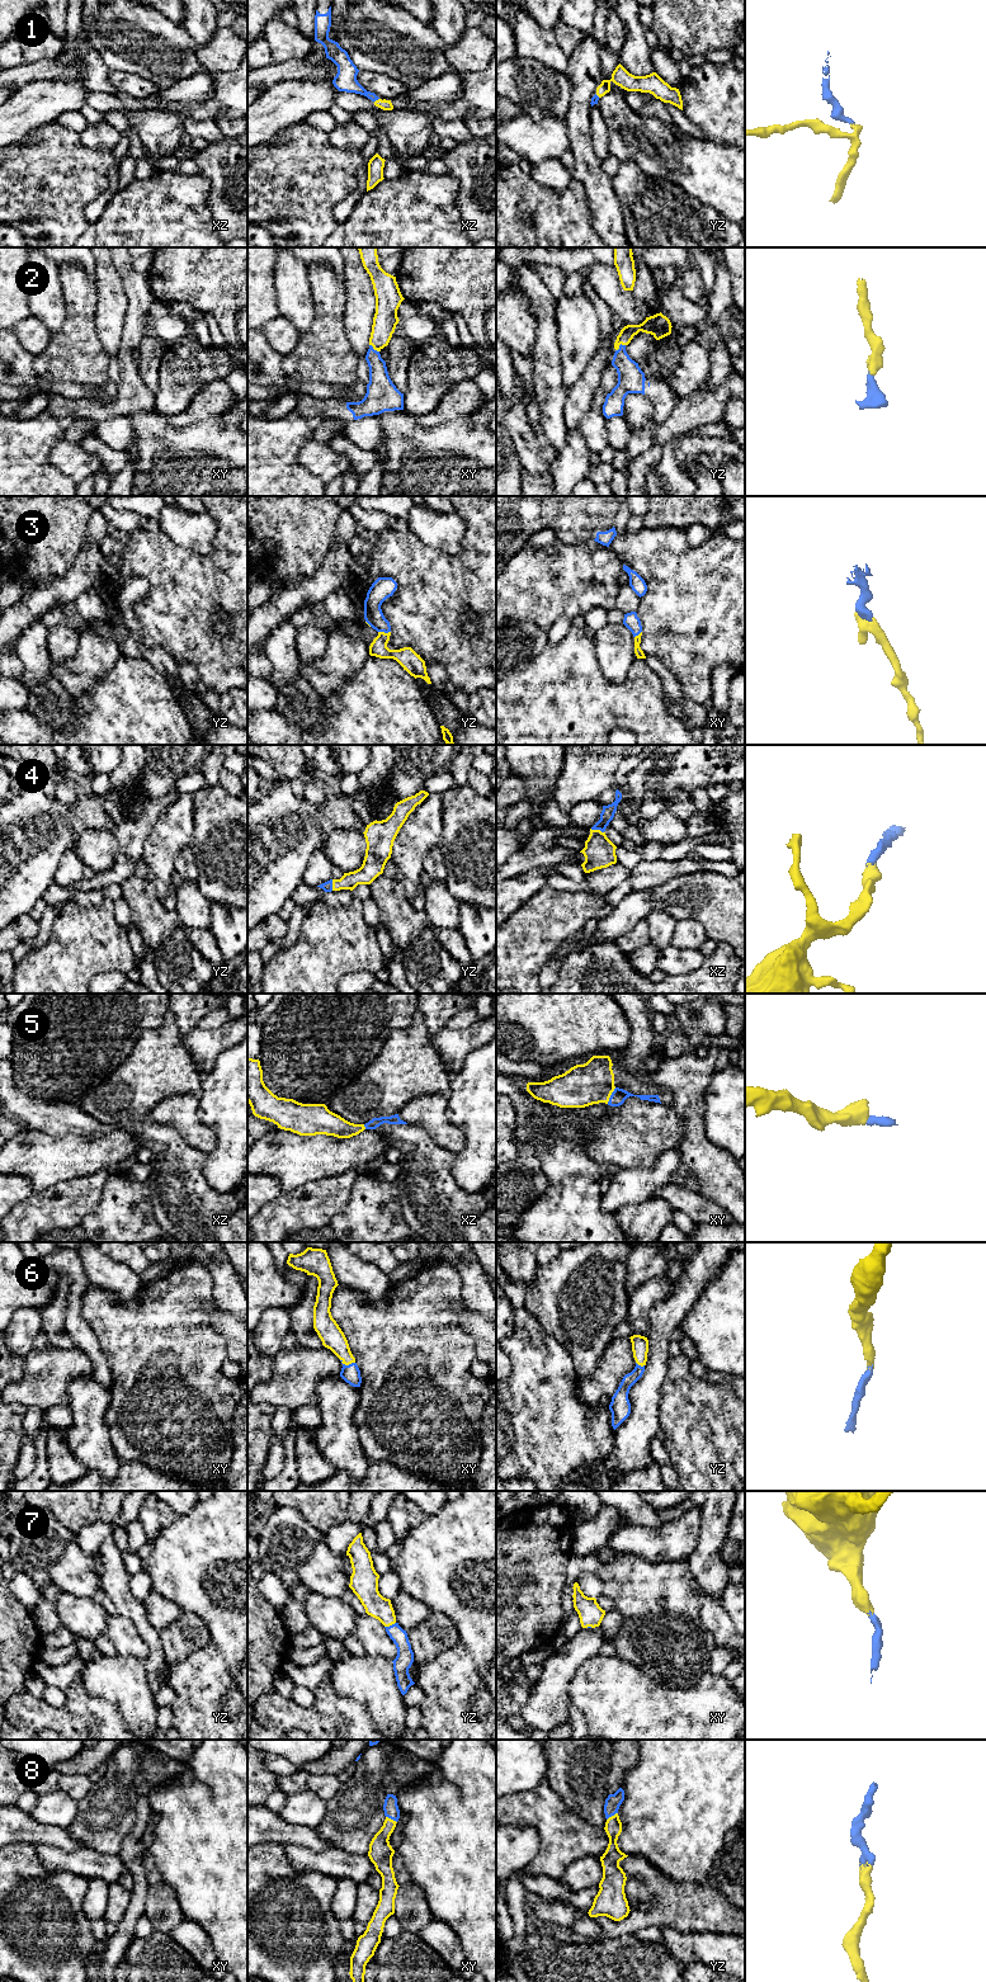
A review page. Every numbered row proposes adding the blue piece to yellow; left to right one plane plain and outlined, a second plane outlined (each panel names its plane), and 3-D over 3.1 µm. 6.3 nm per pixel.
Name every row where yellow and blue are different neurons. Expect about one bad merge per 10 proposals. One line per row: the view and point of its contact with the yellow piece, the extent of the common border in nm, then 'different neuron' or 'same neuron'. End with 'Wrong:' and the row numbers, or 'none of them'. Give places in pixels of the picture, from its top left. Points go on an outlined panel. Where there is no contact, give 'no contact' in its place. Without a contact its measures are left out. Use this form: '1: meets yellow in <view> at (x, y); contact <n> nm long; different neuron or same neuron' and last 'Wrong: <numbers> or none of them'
1: meets yellow in xz at (376, 100); contact 40 nm long; same neuron
2: meets yellow in yz at (619, 344); contact 80 nm long; same neuron
3: meets yellow in yz at (383, 632); contact 80 nm long; same neuron
4: meets yellow in xz at (597, 830); contact 90 nm long; same neuron
5: meets yellow in xy at (611, 1094); contact 120 nm long; same neuron
6: meets yellow in xy at (347, 1364); contact 100 nm long; same neuron
7: meets yellow in yz at (390, 1624); contact 80 nm long; same neuron
8: meets yellow in xy at (390, 1818); contact 80 nm long; same neuron
Wrong: none of them

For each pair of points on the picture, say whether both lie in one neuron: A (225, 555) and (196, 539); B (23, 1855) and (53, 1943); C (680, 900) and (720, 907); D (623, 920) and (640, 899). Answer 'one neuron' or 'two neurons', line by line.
A: two neurons
B: one neuron
C: one neuron
D: one neuron

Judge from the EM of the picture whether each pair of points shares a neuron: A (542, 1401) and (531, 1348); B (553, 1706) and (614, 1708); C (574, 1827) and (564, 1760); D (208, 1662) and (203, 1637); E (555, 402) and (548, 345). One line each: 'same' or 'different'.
A: same
B: different
C: different
D: different
E: same

